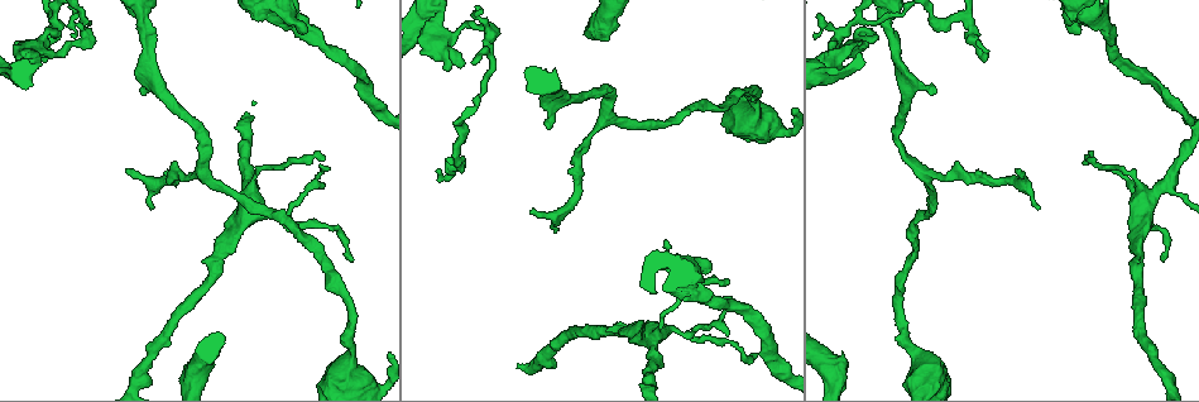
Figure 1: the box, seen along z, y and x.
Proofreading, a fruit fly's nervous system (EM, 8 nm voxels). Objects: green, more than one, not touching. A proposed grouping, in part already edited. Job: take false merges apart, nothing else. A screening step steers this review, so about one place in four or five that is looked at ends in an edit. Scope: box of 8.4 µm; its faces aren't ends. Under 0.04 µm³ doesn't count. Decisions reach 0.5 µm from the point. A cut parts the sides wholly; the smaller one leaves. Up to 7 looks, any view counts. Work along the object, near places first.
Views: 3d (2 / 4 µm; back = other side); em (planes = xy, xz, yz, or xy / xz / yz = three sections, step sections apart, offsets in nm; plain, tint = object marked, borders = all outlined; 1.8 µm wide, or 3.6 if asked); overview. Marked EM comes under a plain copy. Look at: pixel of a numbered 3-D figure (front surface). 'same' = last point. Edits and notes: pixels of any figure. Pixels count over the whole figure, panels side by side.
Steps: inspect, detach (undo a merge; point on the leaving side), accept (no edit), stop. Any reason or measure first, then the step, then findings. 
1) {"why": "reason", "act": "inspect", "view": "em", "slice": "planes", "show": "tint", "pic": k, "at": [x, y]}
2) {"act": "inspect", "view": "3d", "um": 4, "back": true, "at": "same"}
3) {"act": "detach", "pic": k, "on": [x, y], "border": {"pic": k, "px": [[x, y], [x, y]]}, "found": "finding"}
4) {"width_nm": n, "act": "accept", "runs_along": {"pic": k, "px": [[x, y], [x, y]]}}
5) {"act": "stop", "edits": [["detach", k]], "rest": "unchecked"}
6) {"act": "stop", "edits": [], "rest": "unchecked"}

{"why": "calibre changes", "act": "inspect", "view": "3d", "um": 2, "pic": 1, "at": [703, 298]}

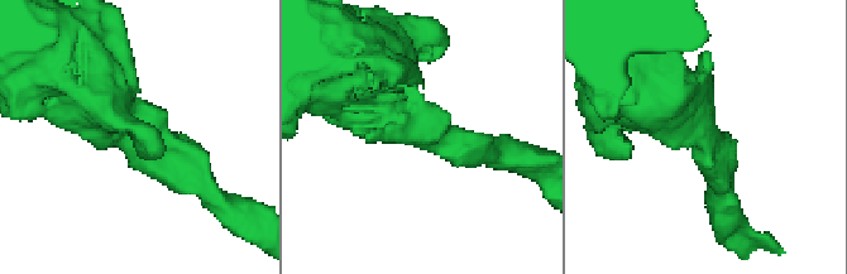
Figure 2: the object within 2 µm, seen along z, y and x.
{"arm_widths_nm": [200, 550], "act": "inspect", "view": "em", "slice": "planes", "show": "tint", "pic": 2, "at": [701, 121]}

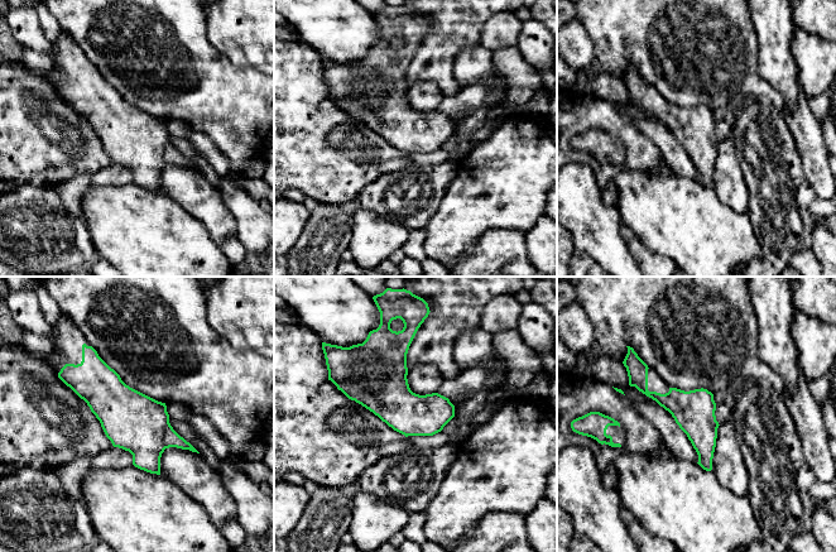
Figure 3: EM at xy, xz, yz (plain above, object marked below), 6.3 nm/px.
{"width_nm": 260, "act": "accept", "runs_along": {"pic": 3, "px": [[634, 379], [702, 433], [709, 466]]}, "found": "all the same neuron"}

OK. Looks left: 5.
{"why": "branch point", "act": "inspect", "view": "em", "slice": "yz", "step": 4, "show": "tint", "pic": 1, "at": [1140, 212]}

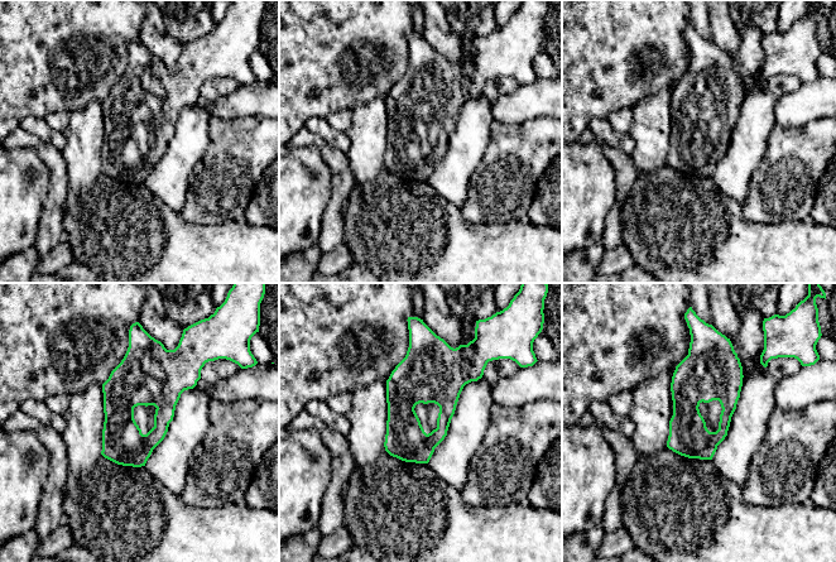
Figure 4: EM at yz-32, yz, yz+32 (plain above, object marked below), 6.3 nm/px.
{"width_nm": 260, "act": "accept", "found": "one neuron here"}

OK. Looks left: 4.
{"why": "arms part here", "act": "inspect", "view": "em", "slice": "yz", "step": 16, "show": "tint", "pic": 1, "at": [447, 34]}

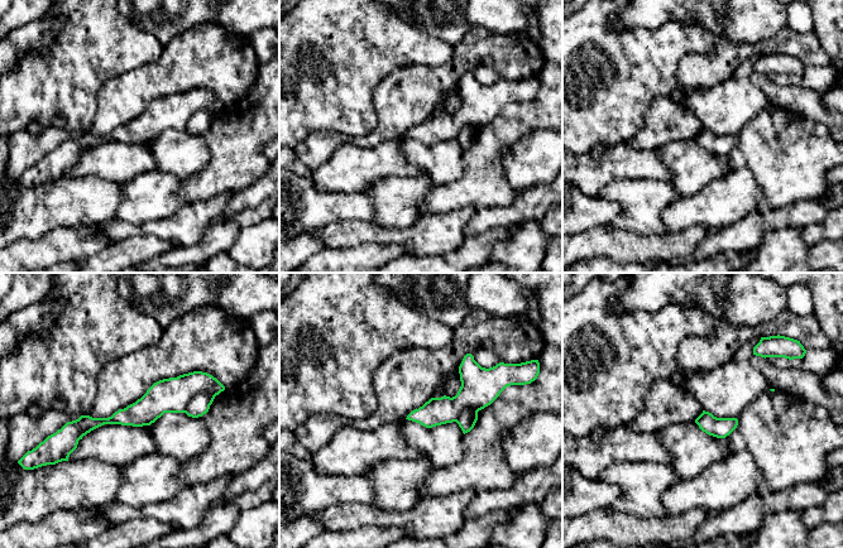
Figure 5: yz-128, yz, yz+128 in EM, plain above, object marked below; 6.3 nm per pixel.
{"act": "inspect", "view": "em", "slice": "planes", "show": "tint", "at": "same"}

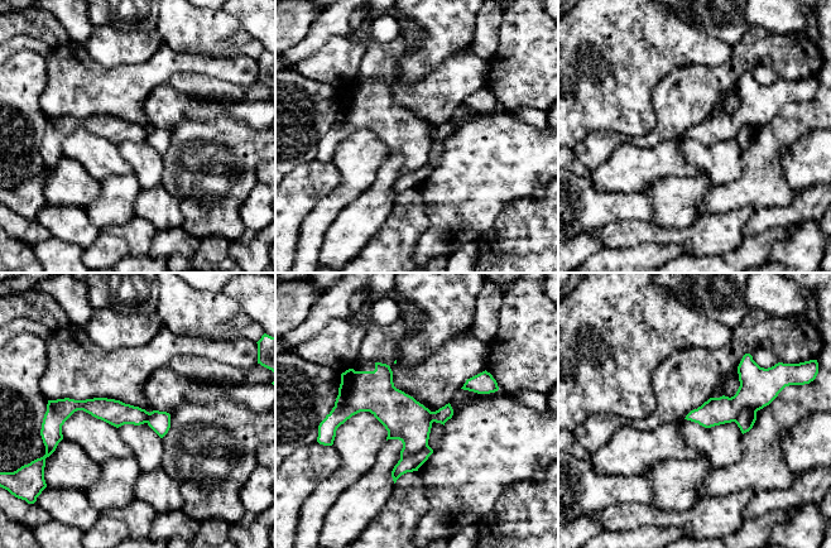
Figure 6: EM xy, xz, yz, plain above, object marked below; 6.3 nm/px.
{"act": "detach", "pic": 6, "on": [409, 464], "border": {"pic": 6, "px": [[427, 445], [416, 453], [400, 458]]}, "found": "two neurons meet here"}

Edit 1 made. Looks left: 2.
{"act": "stop", "edits": [["detach", 6]], "rest": "unchecked"}

